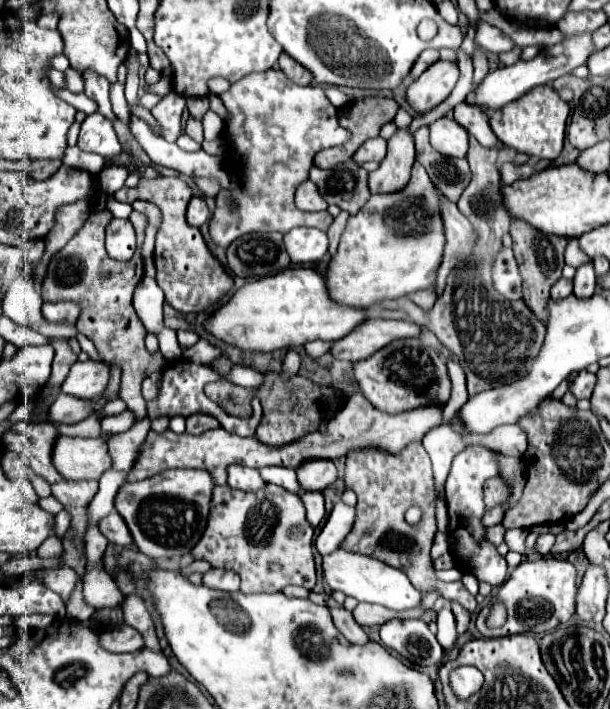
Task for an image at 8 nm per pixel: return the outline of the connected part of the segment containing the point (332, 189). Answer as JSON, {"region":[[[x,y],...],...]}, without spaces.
{"region":[[[352,159],[338,163],[334,171],[312,167],[310,181],[316,183],[320,195],[326,199],[328,205],[338,205],[350,215],[358,213],[370,199],[368,171]]]}

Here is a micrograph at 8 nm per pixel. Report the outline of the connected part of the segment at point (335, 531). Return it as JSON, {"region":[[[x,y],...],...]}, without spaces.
{"region":[[[342,501],[336,503],[324,529],[316,537],[316,551],[324,557],[326,553],[332,553],[334,549],[338,549],[338,545],[348,535],[352,525],[354,525],[354,507],[348,507]]]}

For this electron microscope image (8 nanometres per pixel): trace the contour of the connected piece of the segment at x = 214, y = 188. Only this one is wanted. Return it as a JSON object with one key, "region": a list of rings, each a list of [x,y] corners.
{"region":[[[194,177],[194,181],[206,197],[216,197],[216,193],[221,191],[221,186],[217,181],[198,177]]]}

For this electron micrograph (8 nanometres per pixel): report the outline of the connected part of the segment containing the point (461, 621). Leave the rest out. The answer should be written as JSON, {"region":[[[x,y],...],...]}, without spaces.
{"region":[[[452,601],[452,611],[456,617],[456,625],[458,625],[458,635],[466,633],[468,623],[470,623],[470,613],[466,609],[462,609],[462,605],[456,605],[456,601]]]}

